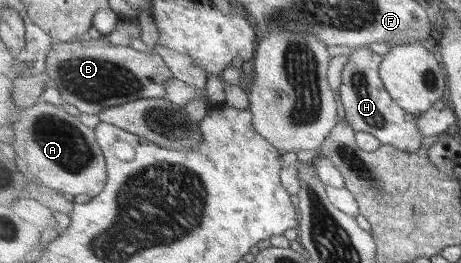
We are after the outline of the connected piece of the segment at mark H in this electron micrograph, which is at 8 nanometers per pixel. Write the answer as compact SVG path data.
M372 47L353 51L343 66L339 97L345 111L345 118L357 132L374 134L383 146L394 146L406 152L416 152L424 143L424 135L418 129L417 115L408 113L390 95L384 86L380 68L384 56L374 52Z

